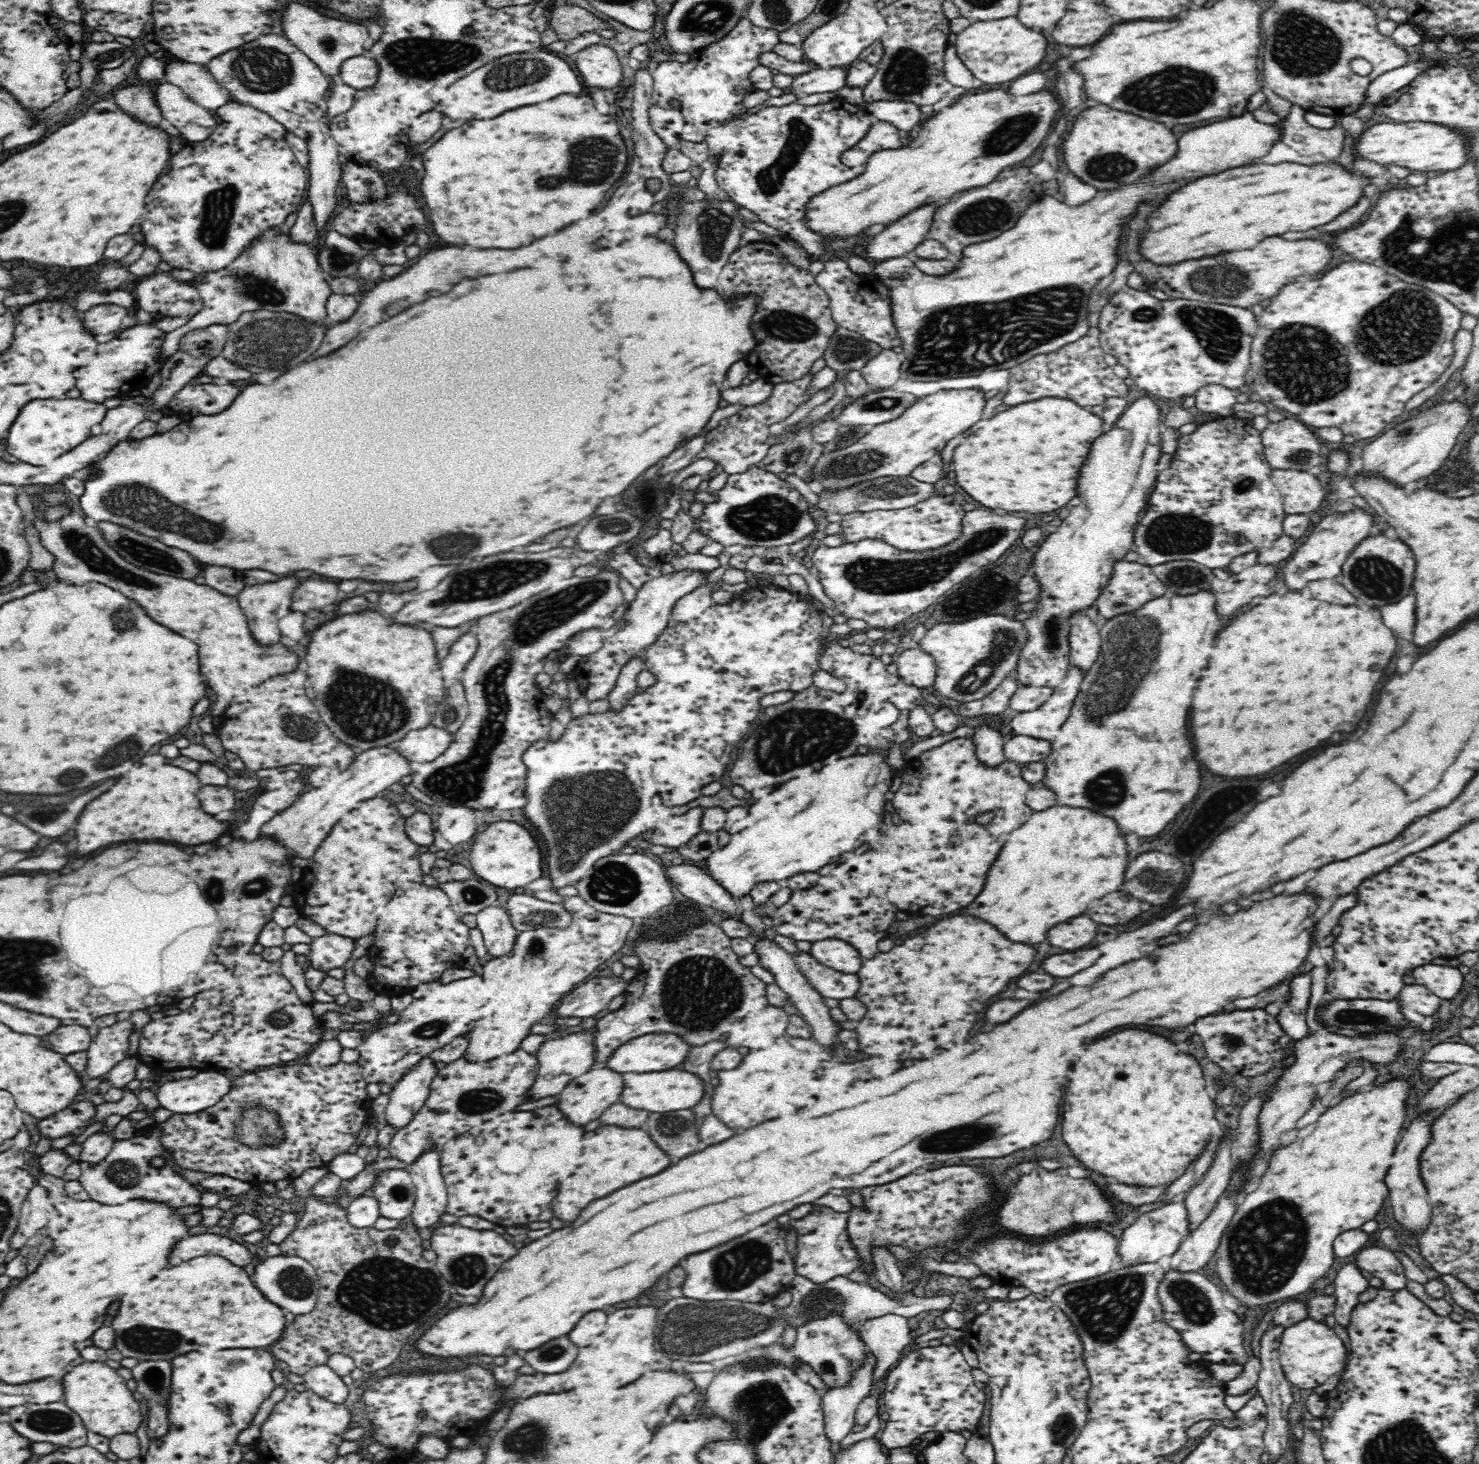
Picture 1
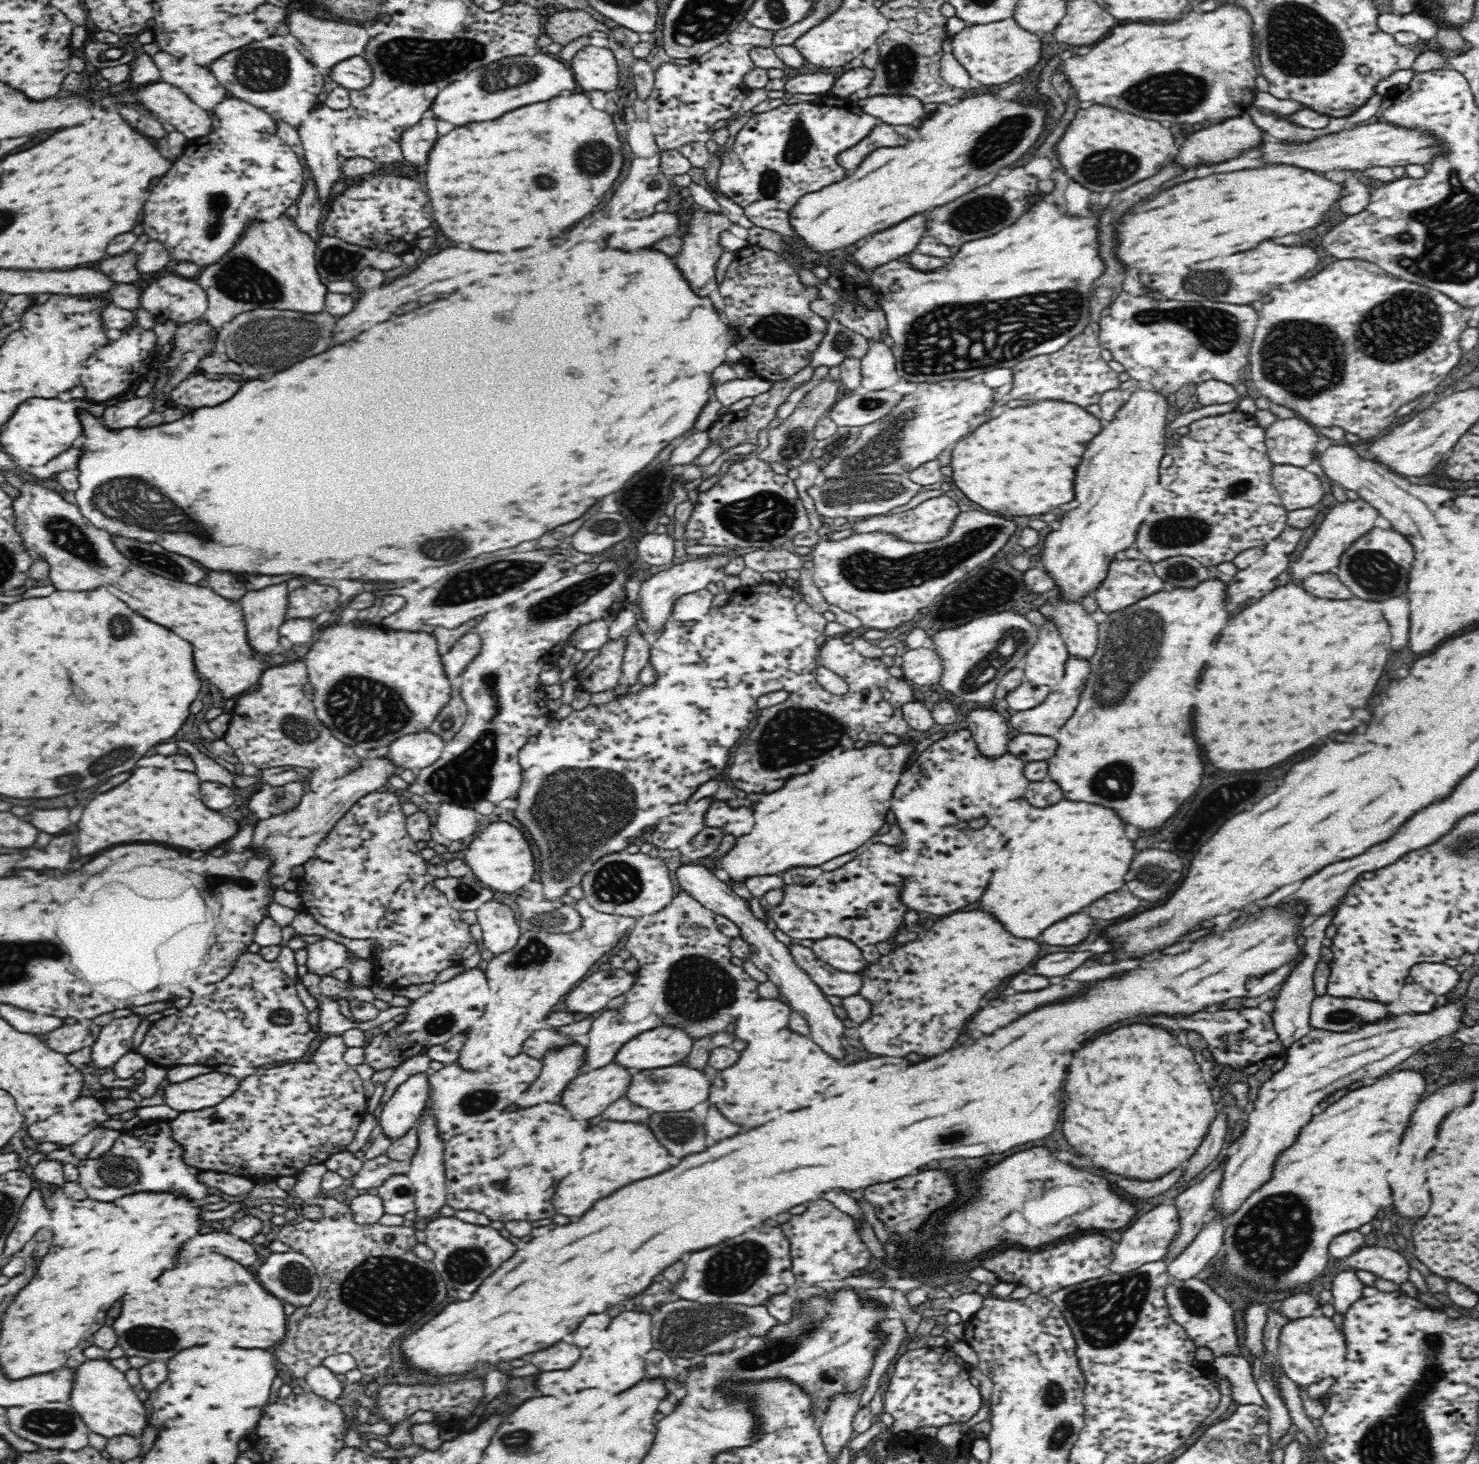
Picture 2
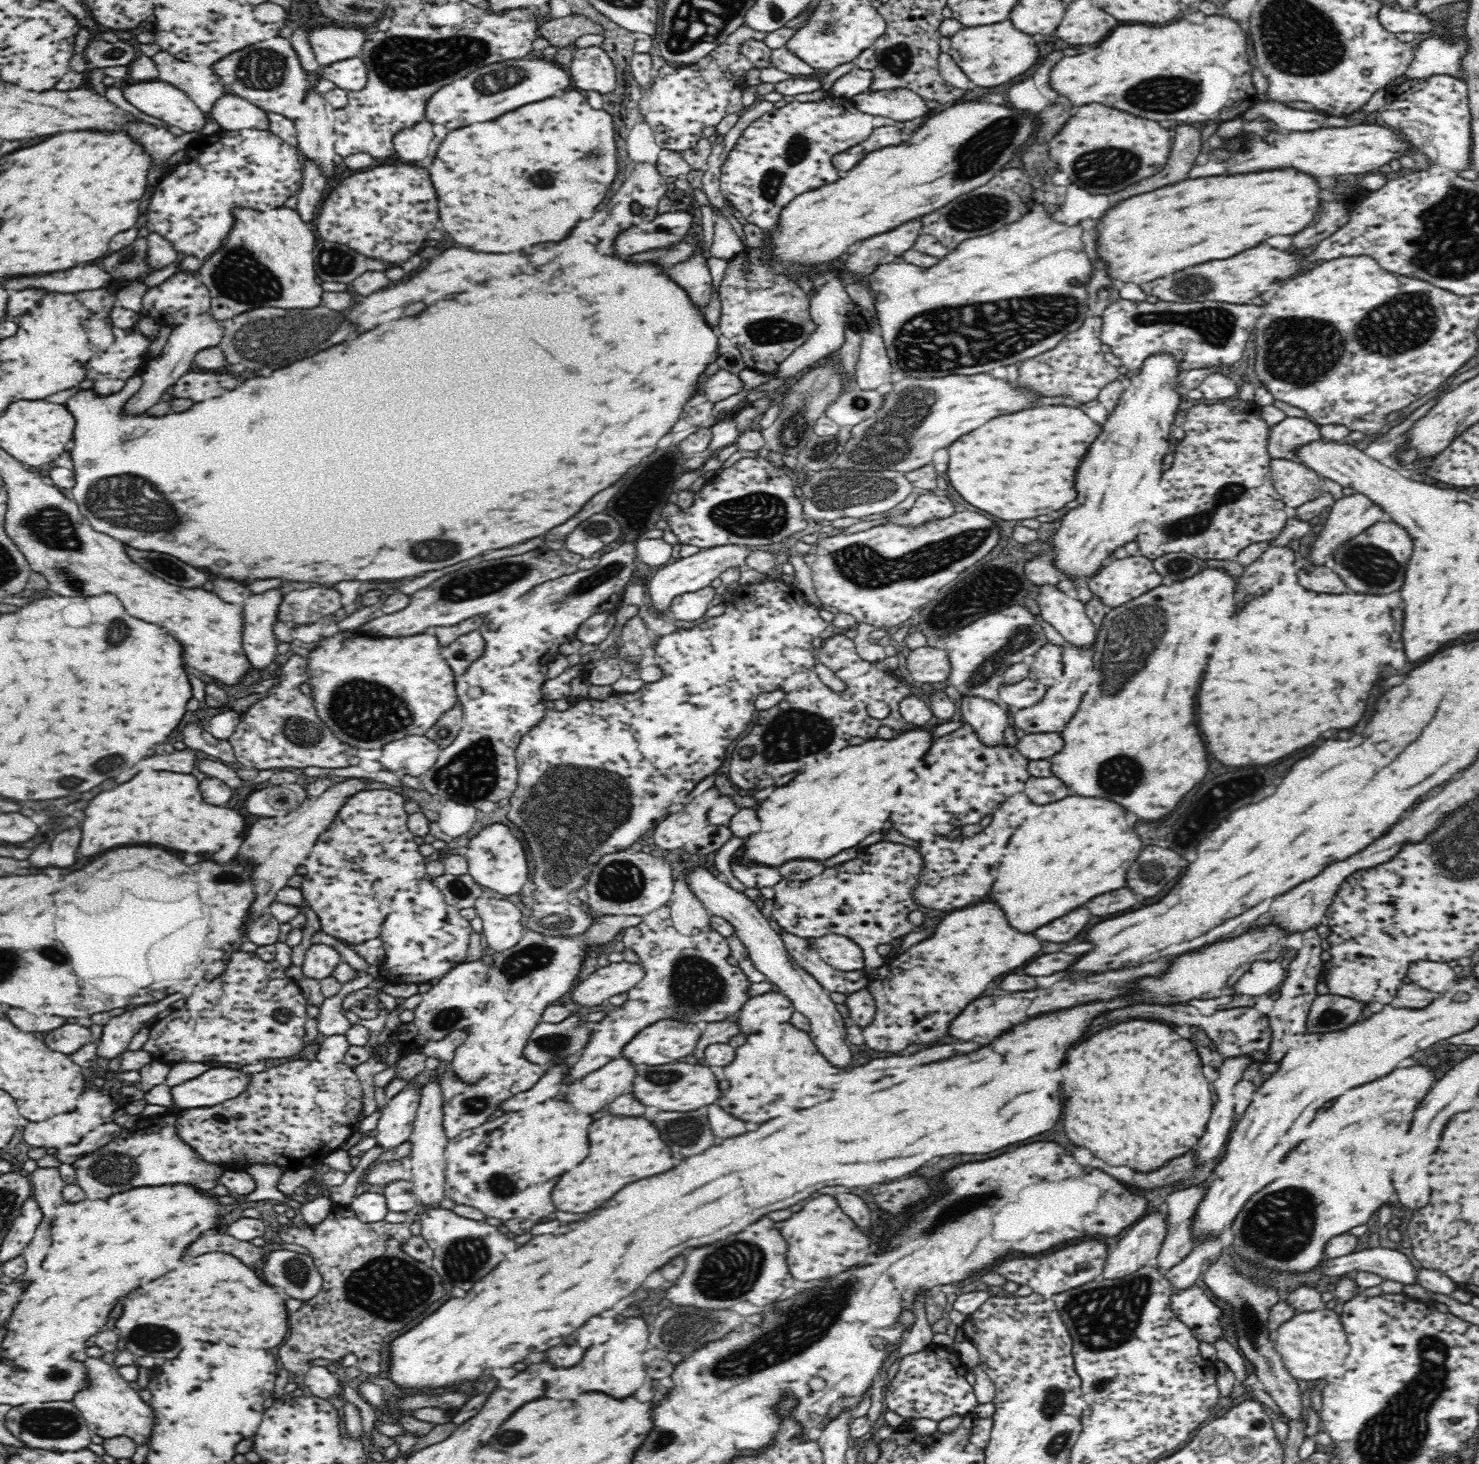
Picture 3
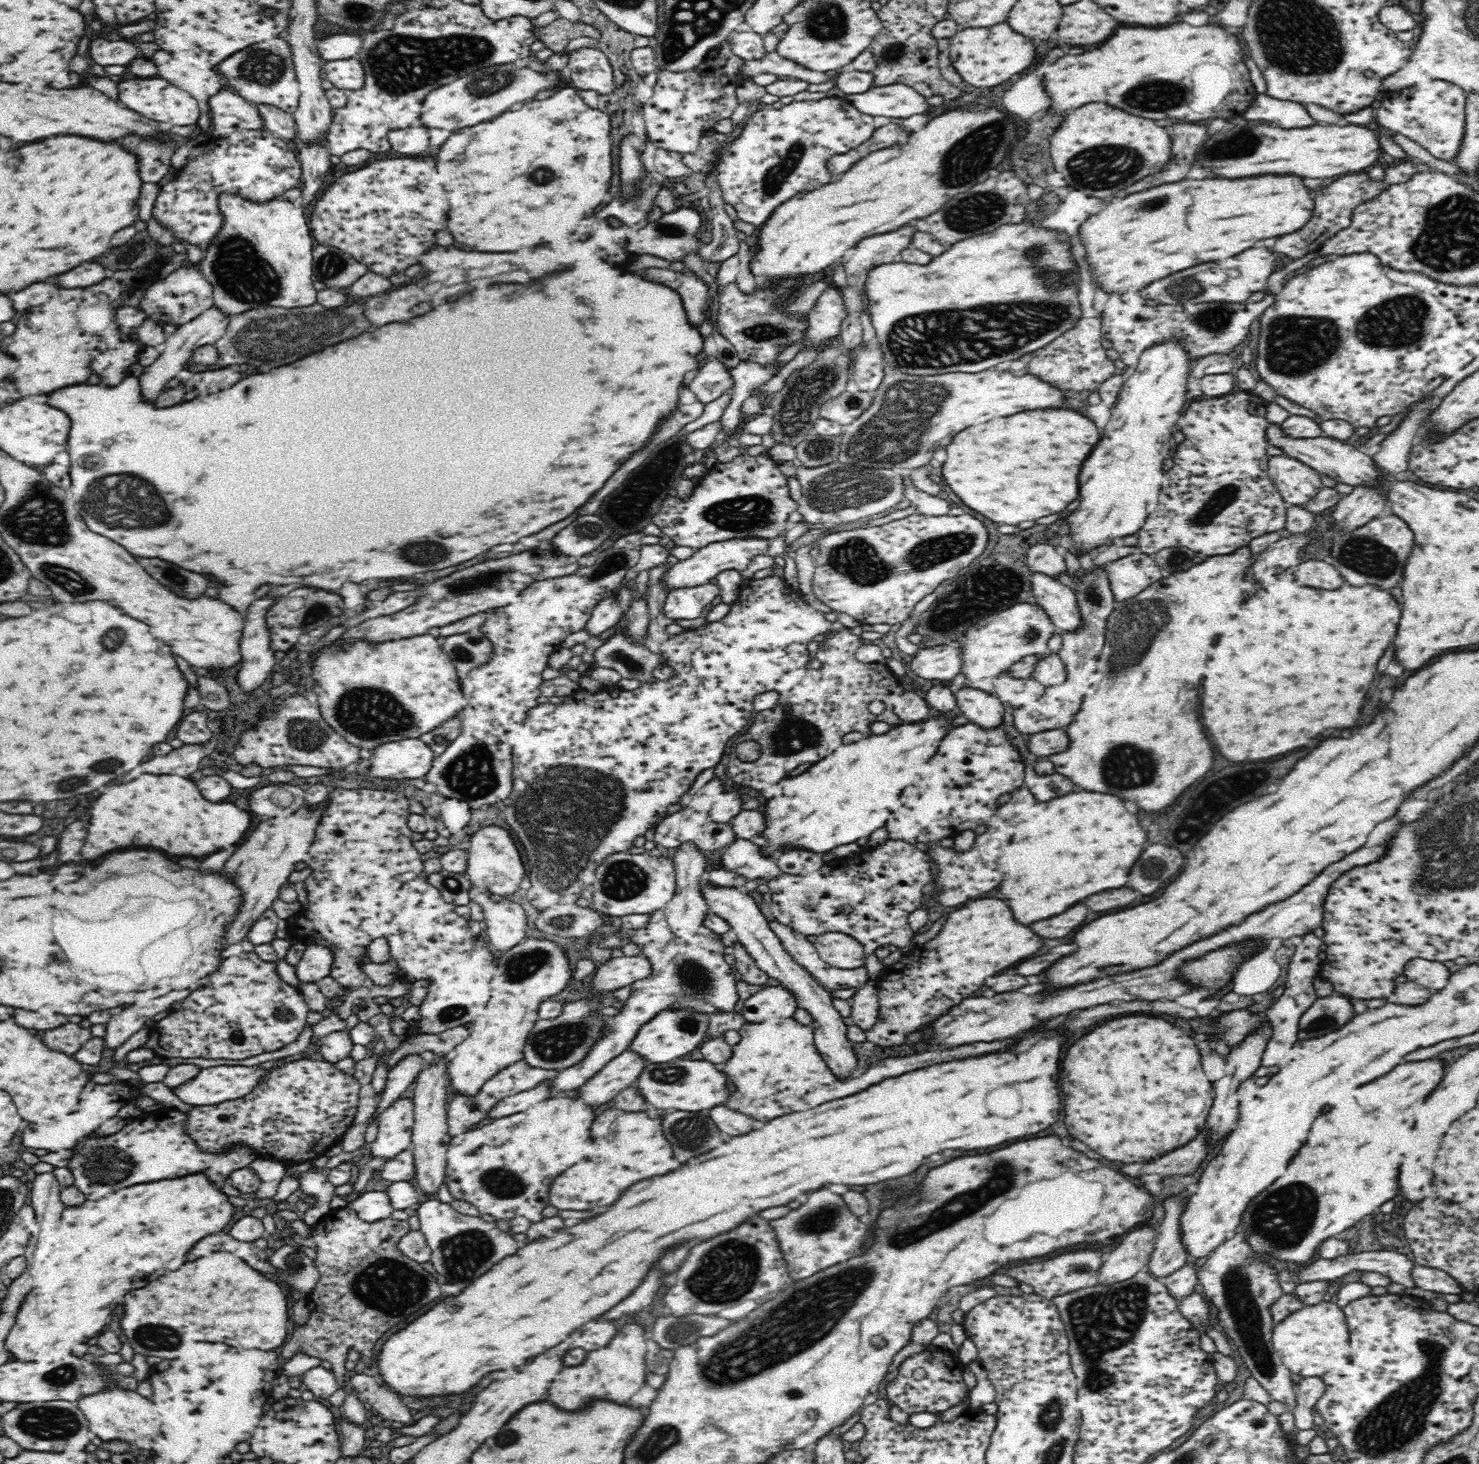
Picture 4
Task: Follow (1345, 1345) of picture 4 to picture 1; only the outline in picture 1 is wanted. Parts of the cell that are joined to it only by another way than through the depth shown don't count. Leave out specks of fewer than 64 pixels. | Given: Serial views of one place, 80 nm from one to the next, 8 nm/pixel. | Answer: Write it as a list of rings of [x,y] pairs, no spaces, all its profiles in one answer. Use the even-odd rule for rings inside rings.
[[[1305,1318],[1284,1328],[1280,1336],[1279,1362],[1285,1377],[1298,1388],[1316,1388],[1324,1384],[1330,1376],[1344,1369],[1347,1349],[1344,1342],[1324,1320]]]

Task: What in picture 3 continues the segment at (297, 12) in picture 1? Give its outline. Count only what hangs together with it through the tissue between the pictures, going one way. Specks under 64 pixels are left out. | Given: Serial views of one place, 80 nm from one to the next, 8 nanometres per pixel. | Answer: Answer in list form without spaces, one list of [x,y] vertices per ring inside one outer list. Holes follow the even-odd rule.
[[[316,26],[307,30],[316,60],[328,66],[340,60],[358,57],[366,42],[366,32],[358,29]]]

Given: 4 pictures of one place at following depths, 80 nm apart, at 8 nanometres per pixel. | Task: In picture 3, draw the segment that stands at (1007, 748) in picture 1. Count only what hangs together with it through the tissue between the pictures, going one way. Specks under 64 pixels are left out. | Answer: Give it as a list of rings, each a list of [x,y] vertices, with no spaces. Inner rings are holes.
[[[1060,732],[1026,734],[1019,740],[1017,750],[1030,761],[1049,759],[1064,750],[1064,744]]]

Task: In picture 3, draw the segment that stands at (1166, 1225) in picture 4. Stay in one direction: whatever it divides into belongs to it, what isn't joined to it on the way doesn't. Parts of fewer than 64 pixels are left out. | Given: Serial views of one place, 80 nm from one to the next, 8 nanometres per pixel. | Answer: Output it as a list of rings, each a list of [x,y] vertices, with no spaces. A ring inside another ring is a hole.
[[[1204,1184],[1177,1190],[1167,1196],[1164,1204],[1167,1208],[1167,1228],[1164,1242],[1156,1254],[1154,1264],[1160,1272],[1165,1273],[1170,1268],[1180,1264],[1193,1251],[1192,1233],[1190,1228],[1194,1223],[1194,1212],[1198,1202],[1204,1196]]]

